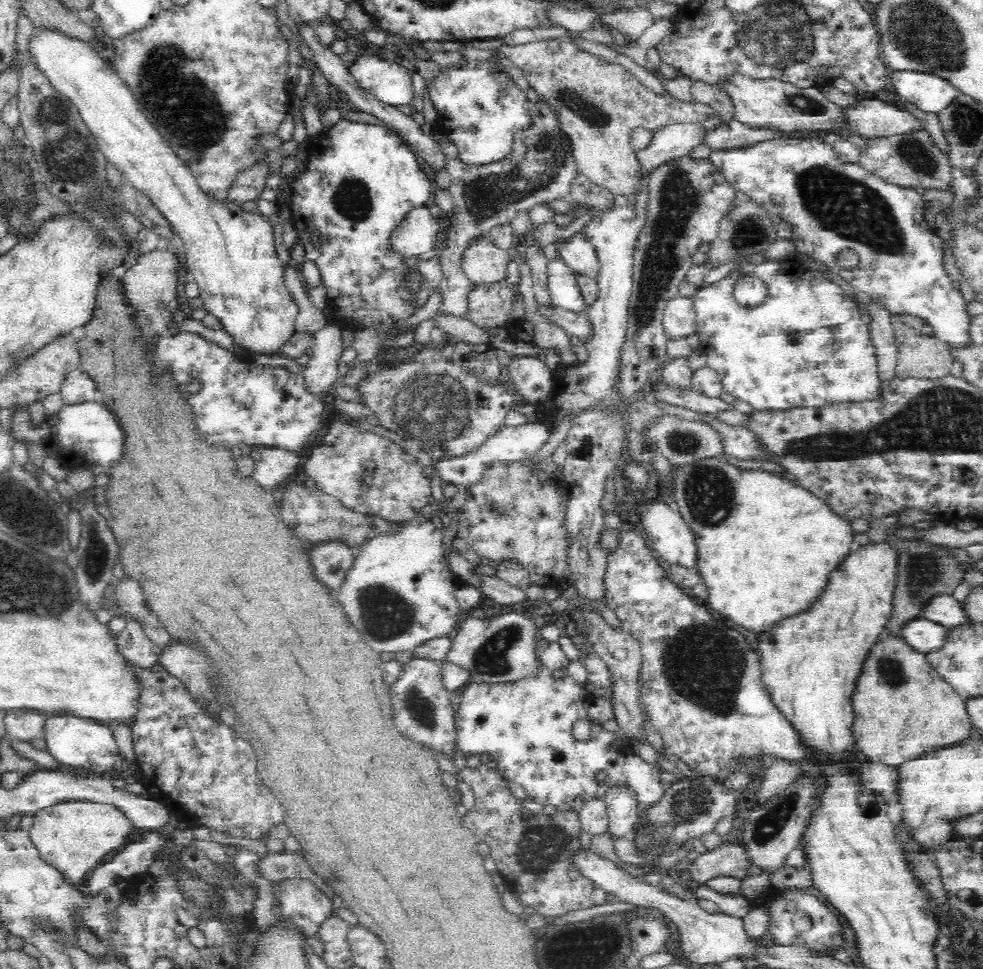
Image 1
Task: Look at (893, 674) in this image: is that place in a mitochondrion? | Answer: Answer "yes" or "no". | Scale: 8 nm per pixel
yes

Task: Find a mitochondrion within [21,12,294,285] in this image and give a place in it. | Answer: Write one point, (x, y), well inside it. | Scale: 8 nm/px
(180, 99)

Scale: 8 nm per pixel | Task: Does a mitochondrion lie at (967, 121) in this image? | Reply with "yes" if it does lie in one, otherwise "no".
yes

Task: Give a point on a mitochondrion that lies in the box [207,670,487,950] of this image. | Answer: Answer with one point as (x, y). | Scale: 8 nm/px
(421, 710)

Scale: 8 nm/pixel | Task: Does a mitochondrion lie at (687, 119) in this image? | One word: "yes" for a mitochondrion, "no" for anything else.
no

